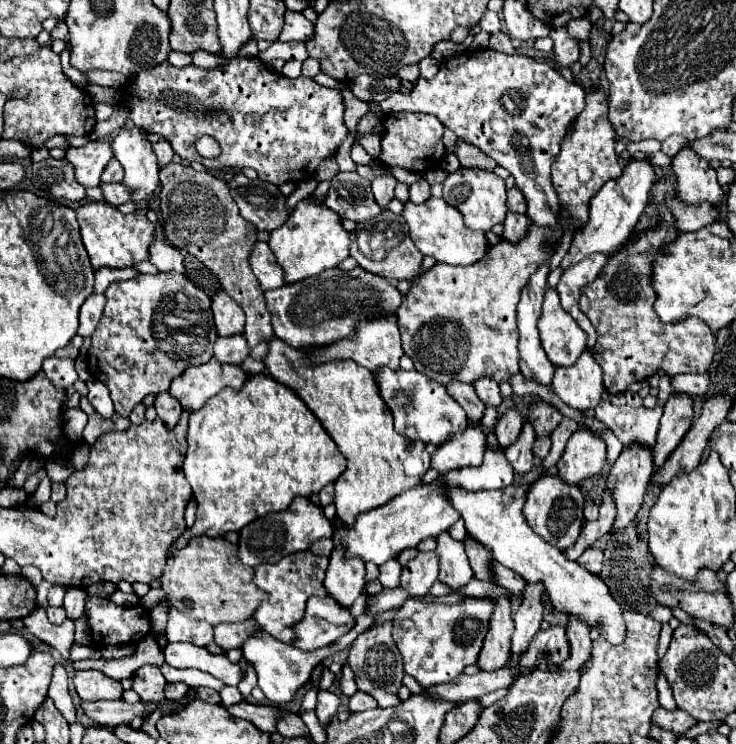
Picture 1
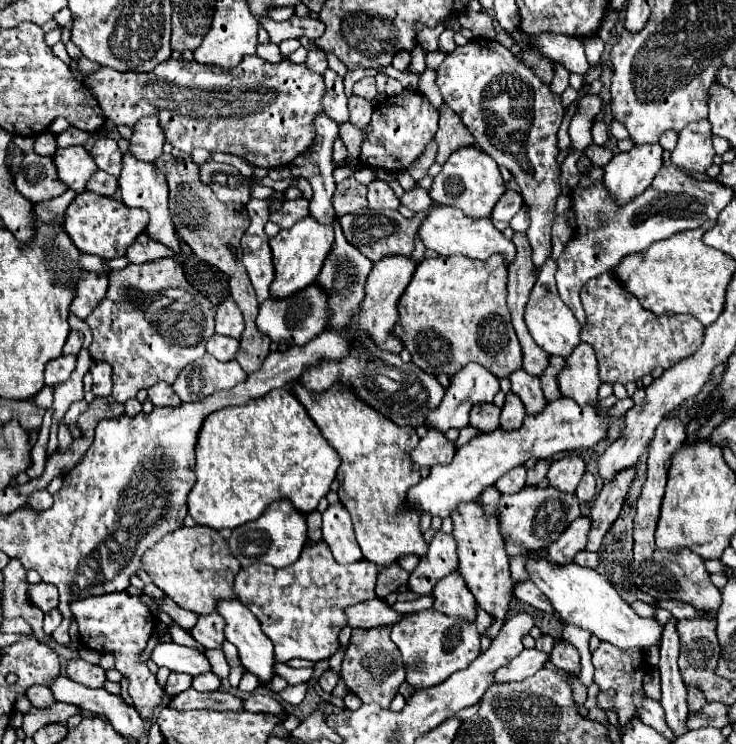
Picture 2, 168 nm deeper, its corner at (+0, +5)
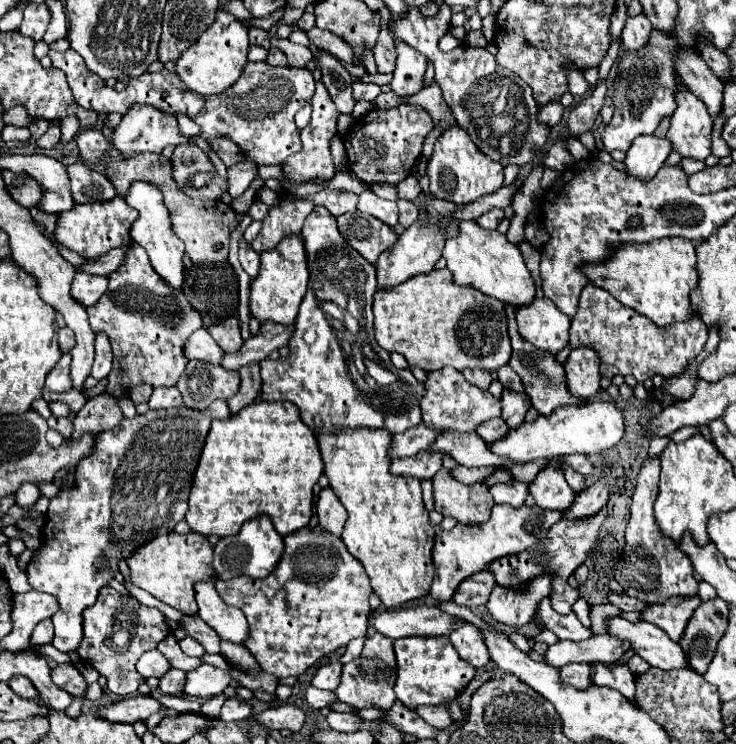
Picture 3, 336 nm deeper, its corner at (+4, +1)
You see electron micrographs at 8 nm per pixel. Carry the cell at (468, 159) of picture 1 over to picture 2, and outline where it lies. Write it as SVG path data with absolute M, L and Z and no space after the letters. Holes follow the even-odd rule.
M441 107L441 119L439 119L439 131L435 135L435 141L439 145L439 153L437 153L437 163L445 163L449 153L461 149L461 147L477 147L477 141L473 141L473 135L469 133L469 129L465 129L465 125L461 123L461 119L447 107Z

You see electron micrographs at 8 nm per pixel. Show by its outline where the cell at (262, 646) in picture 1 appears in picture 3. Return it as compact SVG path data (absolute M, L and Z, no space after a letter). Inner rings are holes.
M215 579L211 581L197 581L195 583L195 599L199 605L199 617L217 631L221 639L243 643L247 633L247 621L245 615L219 597L215 589Z

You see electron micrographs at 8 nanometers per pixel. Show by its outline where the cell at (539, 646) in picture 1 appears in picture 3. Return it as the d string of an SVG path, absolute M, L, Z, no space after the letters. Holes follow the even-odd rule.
M577 663L563 665L559 669L559 673L561 673L561 679L575 689L587 689L591 685L591 667L589 665L577 665Z

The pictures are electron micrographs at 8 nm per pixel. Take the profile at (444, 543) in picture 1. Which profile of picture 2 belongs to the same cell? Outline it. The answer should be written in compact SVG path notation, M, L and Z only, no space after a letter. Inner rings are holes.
M455 569L453 573L449 573L445 579L441 579L435 589L433 589L433 609L439 609L441 613L449 613L449 615L461 615L465 619L475 619L475 597L473 593L465 587L465 581L459 573L459 569Z

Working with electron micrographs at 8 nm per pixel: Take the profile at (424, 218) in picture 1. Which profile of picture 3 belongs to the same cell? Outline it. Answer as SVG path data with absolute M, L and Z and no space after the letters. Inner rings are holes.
M459 221L459 229L461 229L459 235L449 239L445 243L445 249L443 249L443 257L447 261L447 269L453 273L455 283L479 289L481 293L485 293L489 297L495 297L501 303L511 305L511 307L527 307L527 305L531 305L533 299L535 299L535 281L533 281L531 273L525 267L525 261L523 261L523 255L521 255L519 247L509 243L507 237L501 235L499 231L481 229L479 225L475 225L475 221Z

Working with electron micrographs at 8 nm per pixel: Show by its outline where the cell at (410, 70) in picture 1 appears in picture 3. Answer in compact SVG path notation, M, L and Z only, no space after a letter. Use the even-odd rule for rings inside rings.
M379 9L379 15L381 15L381 31L379 31L377 43L373 47L373 53L375 53L379 73L393 73L393 61L397 61L397 55L393 49L393 37L389 35L389 27L387 27L389 11Z

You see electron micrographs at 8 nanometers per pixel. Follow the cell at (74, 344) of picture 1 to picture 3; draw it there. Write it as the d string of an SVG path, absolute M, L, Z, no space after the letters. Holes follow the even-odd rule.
M69 327L59 329L59 349L61 353L69 353L73 349L73 333L69 331Z

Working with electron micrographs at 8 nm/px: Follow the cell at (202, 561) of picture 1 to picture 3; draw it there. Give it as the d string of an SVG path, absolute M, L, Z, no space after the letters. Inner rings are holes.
M191 531L187 535L169 533L151 539L149 543L141 545L139 549L135 549L135 553L129 555L127 565L133 585L151 593L155 599L183 611L185 615L195 615L197 603L193 597L193 585L197 581L203 581L205 577L209 579L213 577L211 559L213 559L213 547L209 545L207 537Z

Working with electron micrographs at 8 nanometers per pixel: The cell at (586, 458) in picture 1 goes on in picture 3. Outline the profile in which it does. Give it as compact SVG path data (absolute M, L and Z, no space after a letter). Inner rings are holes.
M543 469L535 481L529 485L529 493L533 495L537 507L541 509L557 509L565 511L573 503L573 489L567 485L561 469Z

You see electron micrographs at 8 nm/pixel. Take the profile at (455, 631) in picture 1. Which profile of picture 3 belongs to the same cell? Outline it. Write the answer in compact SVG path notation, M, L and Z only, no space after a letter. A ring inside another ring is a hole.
M403 637L393 641L397 655L397 701L407 709L417 709L421 705L443 705L459 697L477 671L461 661L449 637Z

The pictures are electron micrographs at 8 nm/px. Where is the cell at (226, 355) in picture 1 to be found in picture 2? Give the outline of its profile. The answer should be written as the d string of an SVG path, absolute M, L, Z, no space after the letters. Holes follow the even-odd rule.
M213 335L207 343L207 353L211 353L213 357L217 357L219 361L231 361L235 359L239 349L239 341L233 337L225 337L225 335Z

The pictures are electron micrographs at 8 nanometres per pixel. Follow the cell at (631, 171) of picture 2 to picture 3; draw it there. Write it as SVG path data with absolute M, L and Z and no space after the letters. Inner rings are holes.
M641 135L627 151L625 165L629 169L629 175L641 177L643 181L651 179L665 163L665 159L671 155L673 145L667 137L655 137L655 135Z

